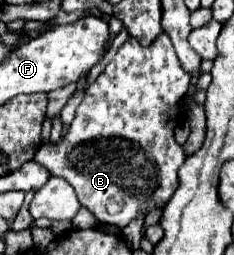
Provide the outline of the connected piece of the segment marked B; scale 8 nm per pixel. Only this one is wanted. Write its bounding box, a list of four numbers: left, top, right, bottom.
[35,33,191,229]

